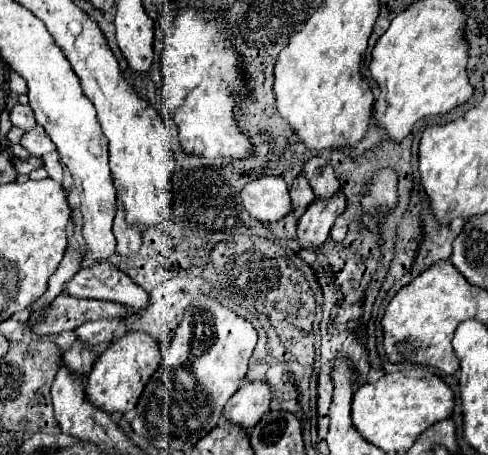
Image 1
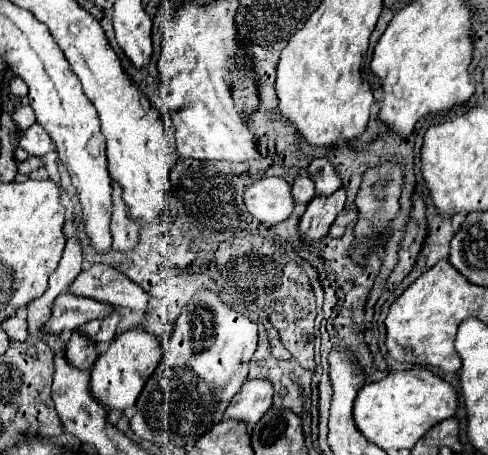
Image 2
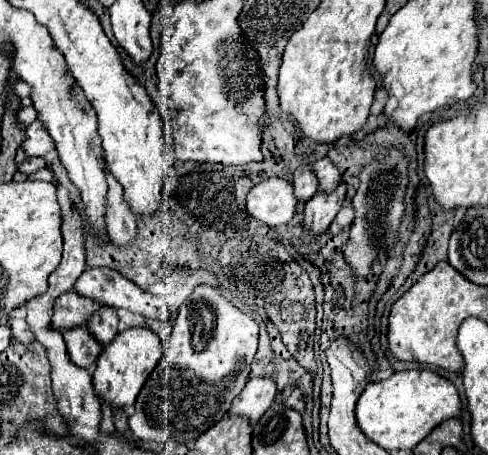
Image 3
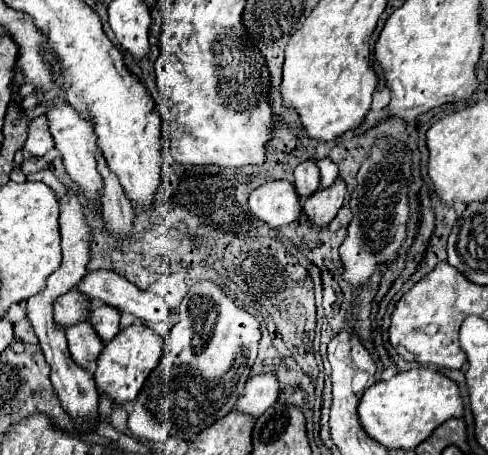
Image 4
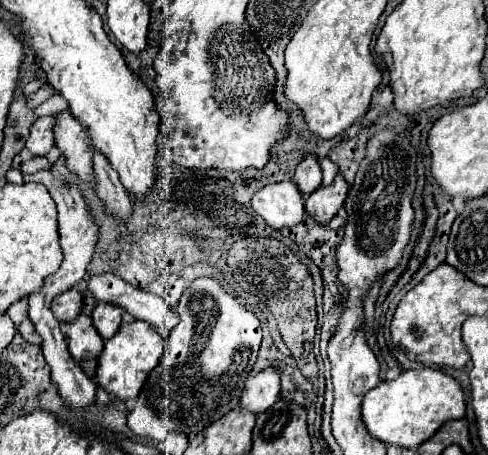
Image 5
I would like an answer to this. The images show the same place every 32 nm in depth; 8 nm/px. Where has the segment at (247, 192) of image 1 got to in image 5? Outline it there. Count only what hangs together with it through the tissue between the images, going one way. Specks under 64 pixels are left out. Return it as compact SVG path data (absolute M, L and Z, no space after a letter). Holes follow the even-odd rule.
M274 182L260 188L252 200L252 210L272 228L294 226L304 218L304 198L294 182Z

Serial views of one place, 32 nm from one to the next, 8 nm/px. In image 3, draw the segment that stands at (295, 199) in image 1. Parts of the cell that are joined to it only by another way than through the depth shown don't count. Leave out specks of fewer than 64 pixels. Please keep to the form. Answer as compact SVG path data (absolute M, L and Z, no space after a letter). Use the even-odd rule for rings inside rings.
M300 166L296 172L294 172L294 196L298 202L306 202L310 200L316 192L318 192L318 186L316 186L316 178L312 174L312 168L310 166Z

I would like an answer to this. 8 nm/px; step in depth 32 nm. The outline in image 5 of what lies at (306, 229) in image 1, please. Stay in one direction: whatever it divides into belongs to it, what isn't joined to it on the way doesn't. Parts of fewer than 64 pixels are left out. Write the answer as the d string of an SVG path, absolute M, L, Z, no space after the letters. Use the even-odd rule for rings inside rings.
M338 174L330 186L320 186L306 198L304 202L306 214L320 224L328 224L342 208L346 194L348 194L348 184L342 178L342 174Z

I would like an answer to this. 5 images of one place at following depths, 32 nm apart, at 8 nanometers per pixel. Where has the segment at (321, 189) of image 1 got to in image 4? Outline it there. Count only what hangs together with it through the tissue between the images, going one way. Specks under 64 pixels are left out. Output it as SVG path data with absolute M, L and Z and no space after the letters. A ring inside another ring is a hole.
M330 158L318 160L316 166L320 170L320 186L322 188L330 188L336 182L336 178L338 178L338 166Z

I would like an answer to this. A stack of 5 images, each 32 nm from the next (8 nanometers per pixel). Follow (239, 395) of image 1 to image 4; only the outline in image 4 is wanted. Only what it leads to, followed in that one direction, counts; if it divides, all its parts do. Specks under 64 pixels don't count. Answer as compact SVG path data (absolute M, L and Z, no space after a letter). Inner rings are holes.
M272 372L252 376L246 382L244 392L234 404L234 412L244 412L254 420L260 418L278 398L278 380Z

